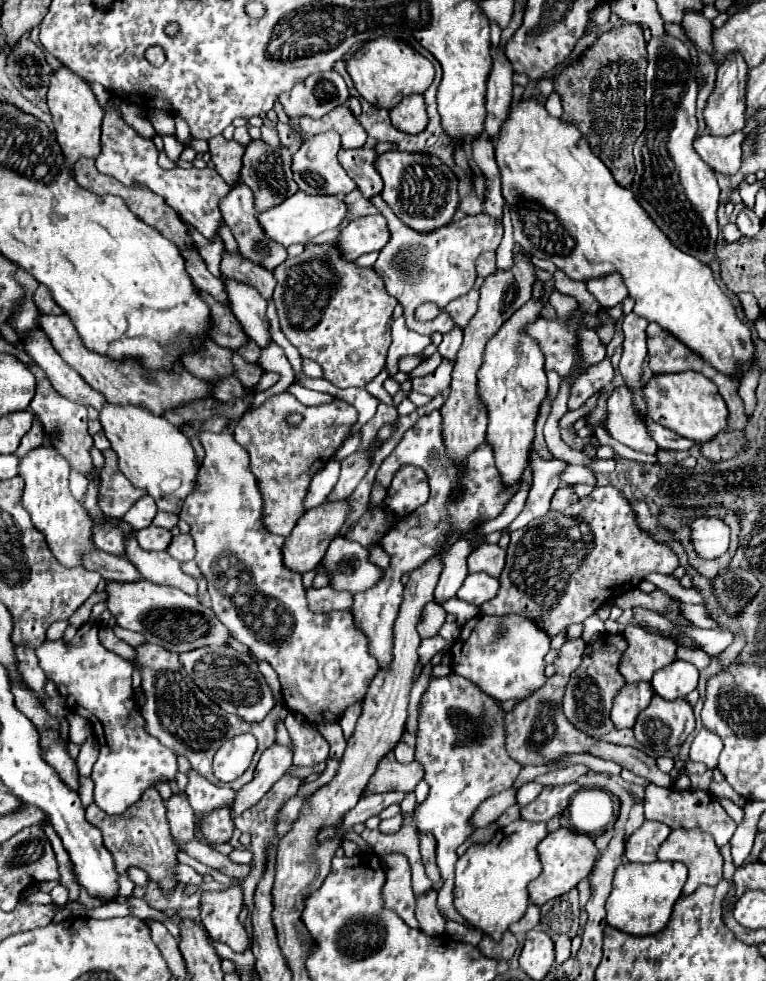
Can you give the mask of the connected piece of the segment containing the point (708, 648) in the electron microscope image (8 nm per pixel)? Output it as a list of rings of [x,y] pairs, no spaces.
[[[680,626],[679,629],[700,644],[701,649],[711,657],[723,652],[734,640],[732,632],[720,628],[703,629],[695,626]]]

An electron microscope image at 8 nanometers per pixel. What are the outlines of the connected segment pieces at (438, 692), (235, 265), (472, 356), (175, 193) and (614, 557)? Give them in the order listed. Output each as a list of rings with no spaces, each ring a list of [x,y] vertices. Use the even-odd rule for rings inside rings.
[[[458,674],[430,678],[420,698],[414,760],[420,762],[424,780],[430,784],[428,798],[416,808],[416,824],[418,830],[432,832],[436,838],[436,862],[444,878],[444,886],[438,892],[438,908],[448,918],[462,922],[450,904],[454,864],[458,860],[456,850],[476,830],[470,822],[474,810],[486,798],[512,788],[522,770],[504,750],[504,712],[498,708],[498,702]]]
[[[224,250],[220,270],[228,278],[236,278],[240,282],[246,282],[246,284],[258,288],[264,298],[272,298],[272,292],[276,286],[274,274],[270,270],[266,270],[264,266],[258,266],[258,264],[250,262],[248,258],[242,258],[240,252]]]
[[[528,256],[514,258],[512,270],[496,272],[488,276],[480,288],[480,302],[478,312],[470,320],[470,324],[464,330],[464,342],[458,352],[454,372],[452,372],[452,384],[450,384],[450,396],[442,406],[442,418],[444,418],[444,444],[448,448],[448,454],[452,460],[466,458],[476,446],[480,446],[486,440],[486,406],[478,402],[478,366],[482,366],[482,354],[486,348],[486,342],[500,330],[502,322],[510,318],[522,304],[526,304],[532,298],[532,284],[534,284],[534,266],[530,264]]]
[[[110,98],[106,102],[104,112],[106,114],[102,120],[102,150],[96,158],[96,168],[102,174],[114,176],[116,180],[120,180],[126,186],[132,186],[132,184],[148,186],[150,190],[160,194],[166,200],[166,204],[170,208],[174,208],[186,224],[194,226],[206,238],[212,238],[214,234],[218,234],[218,228],[222,224],[218,200],[224,198],[230,190],[230,186],[226,186],[224,178],[216,170],[210,170],[210,168],[204,168],[204,170],[198,170],[198,168],[166,170],[166,168],[162,168],[158,164],[160,152],[156,150],[154,142],[148,138],[142,138],[134,128],[130,128],[122,120],[120,112],[114,108],[114,98]]]
[[[612,486],[594,488],[590,496],[580,498],[564,510],[550,510],[542,518],[536,518],[526,528],[510,534],[510,546],[506,554],[506,566],[500,574],[498,594],[480,606],[484,614],[522,614],[544,626],[548,636],[556,636],[568,624],[584,622],[612,596],[620,596],[632,588],[638,588],[640,580],[650,572],[672,574],[678,568],[678,558],[668,546],[656,544],[648,534],[638,530],[634,512],[630,510],[624,494]]]

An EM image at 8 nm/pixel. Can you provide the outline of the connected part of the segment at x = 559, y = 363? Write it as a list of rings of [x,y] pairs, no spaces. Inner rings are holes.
[[[576,310],[570,324],[560,324],[558,320],[538,318],[526,326],[526,332],[534,336],[546,356],[546,370],[556,370],[558,374],[566,376],[574,370],[576,352],[572,344],[576,342],[576,322],[580,312]]]

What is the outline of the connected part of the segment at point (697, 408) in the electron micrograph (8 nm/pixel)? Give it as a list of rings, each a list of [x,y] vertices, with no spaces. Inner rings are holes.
[[[680,372],[680,374],[658,374],[644,386],[644,398],[648,402],[648,418],[662,424],[664,428],[704,444],[716,434],[728,428],[728,408],[718,388],[700,372]]]

